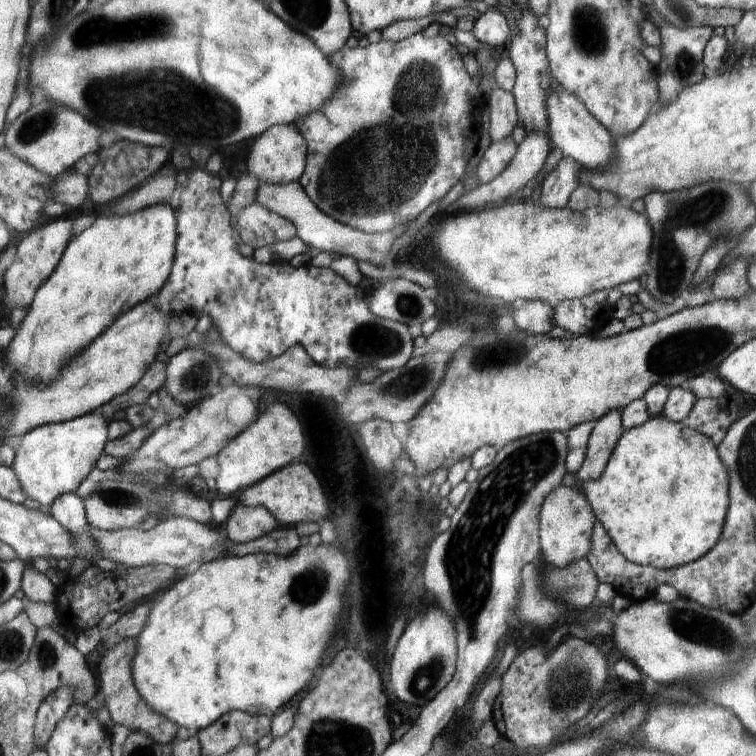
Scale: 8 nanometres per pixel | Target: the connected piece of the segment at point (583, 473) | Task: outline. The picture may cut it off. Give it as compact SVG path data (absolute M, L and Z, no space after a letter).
M622 409L606 412L602 419L596 420L582 467L575 473L578 484L584 480L600 480L610 454L614 451L623 434Z

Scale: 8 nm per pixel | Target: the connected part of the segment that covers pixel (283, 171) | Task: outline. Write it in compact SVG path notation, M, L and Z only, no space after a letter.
M278 124L262 132L249 150L248 172L259 183L287 184L299 181L306 167L305 138L293 124Z

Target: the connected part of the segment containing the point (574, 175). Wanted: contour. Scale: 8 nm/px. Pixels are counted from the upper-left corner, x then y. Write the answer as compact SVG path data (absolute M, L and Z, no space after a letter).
M564 157L550 171L542 183L539 202L544 208L564 209L570 201L570 196L578 188L580 170L583 166L570 157Z

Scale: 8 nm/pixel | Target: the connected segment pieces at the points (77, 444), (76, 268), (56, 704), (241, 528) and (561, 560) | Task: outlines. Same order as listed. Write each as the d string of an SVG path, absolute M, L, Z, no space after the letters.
M90 413L78 419L46 424L26 433L12 465L26 498L37 501L43 510L48 510L60 494L76 493L80 482L90 474L104 452L104 444L109 438L106 426L110 421L112 418Z
M168 203L154 204L138 212L112 212L99 216L90 228L72 236L58 266L38 288L10 347L3 351L10 360L10 366L34 384L50 384L58 380L62 372L60 368L64 368L90 342L97 340L119 315L136 306L138 302L148 301L150 296L154 297L167 284L166 280L172 275L173 262L176 259L177 239L177 216Z
M70 686L58 688L45 700L37 712L35 733L38 746L46 747L58 722L71 707L73 707L73 696Z
M234 506L228 520L220 526L231 543L250 543L269 535L279 527L278 521L263 507Z
M560 485L542 504L540 514L540 543L542 544L542 561L554 568L564 568L574 560L586 558L593 550L594 524L596 514L589 500L579 488L579 485L568 488Z

